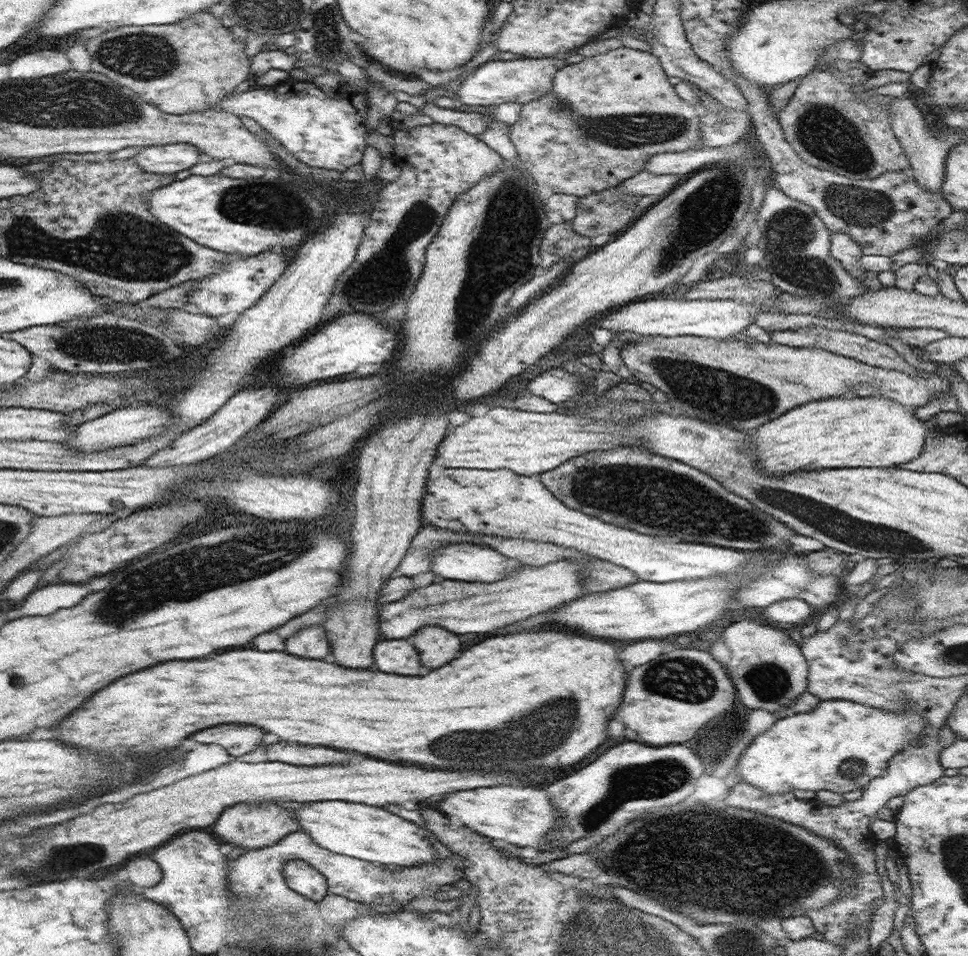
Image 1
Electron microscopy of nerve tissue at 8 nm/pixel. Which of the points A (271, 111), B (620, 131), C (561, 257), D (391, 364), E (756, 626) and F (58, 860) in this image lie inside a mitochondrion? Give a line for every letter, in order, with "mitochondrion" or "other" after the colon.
A: other
B: mitochondrion
C: other
D: other
E: other
F: mitochondrion

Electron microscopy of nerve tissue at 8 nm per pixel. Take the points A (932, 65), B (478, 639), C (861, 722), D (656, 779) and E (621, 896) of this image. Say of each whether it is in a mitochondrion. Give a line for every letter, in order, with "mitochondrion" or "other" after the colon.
A: other
B: other
C: other
D: mitochondrion
E: mitochondrion

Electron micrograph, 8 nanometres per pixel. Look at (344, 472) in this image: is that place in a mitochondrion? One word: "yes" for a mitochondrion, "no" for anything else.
no

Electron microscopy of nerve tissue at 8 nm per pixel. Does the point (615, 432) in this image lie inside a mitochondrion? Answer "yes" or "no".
no

